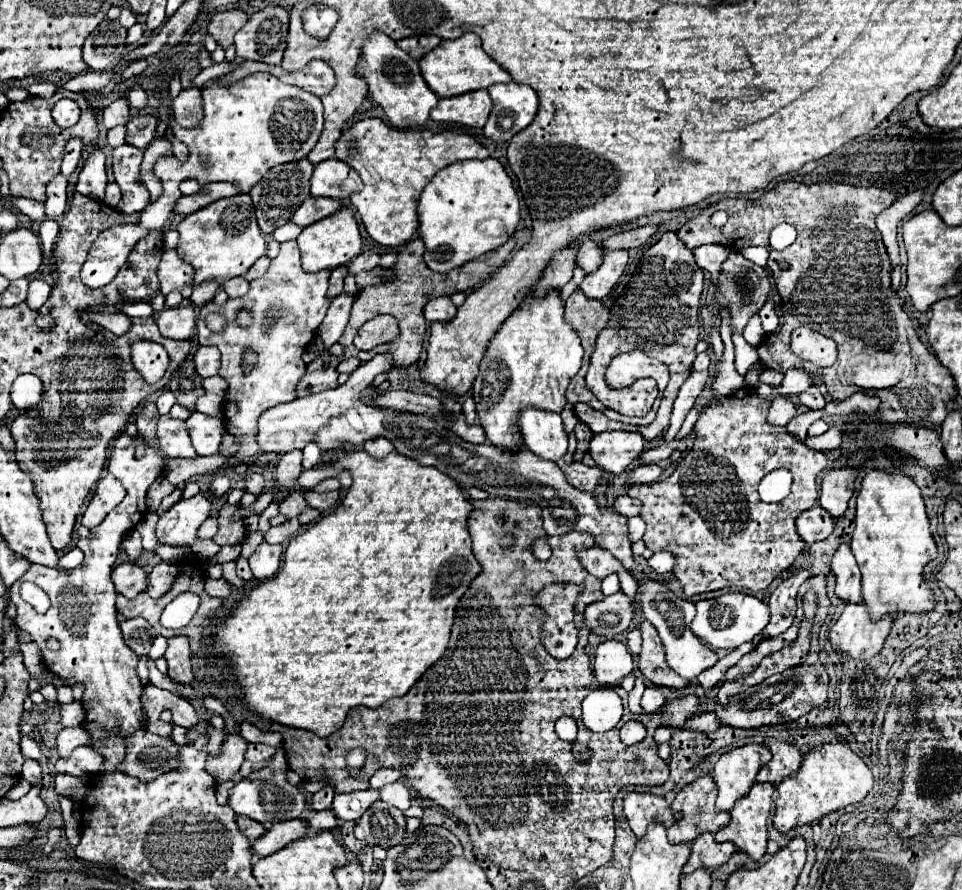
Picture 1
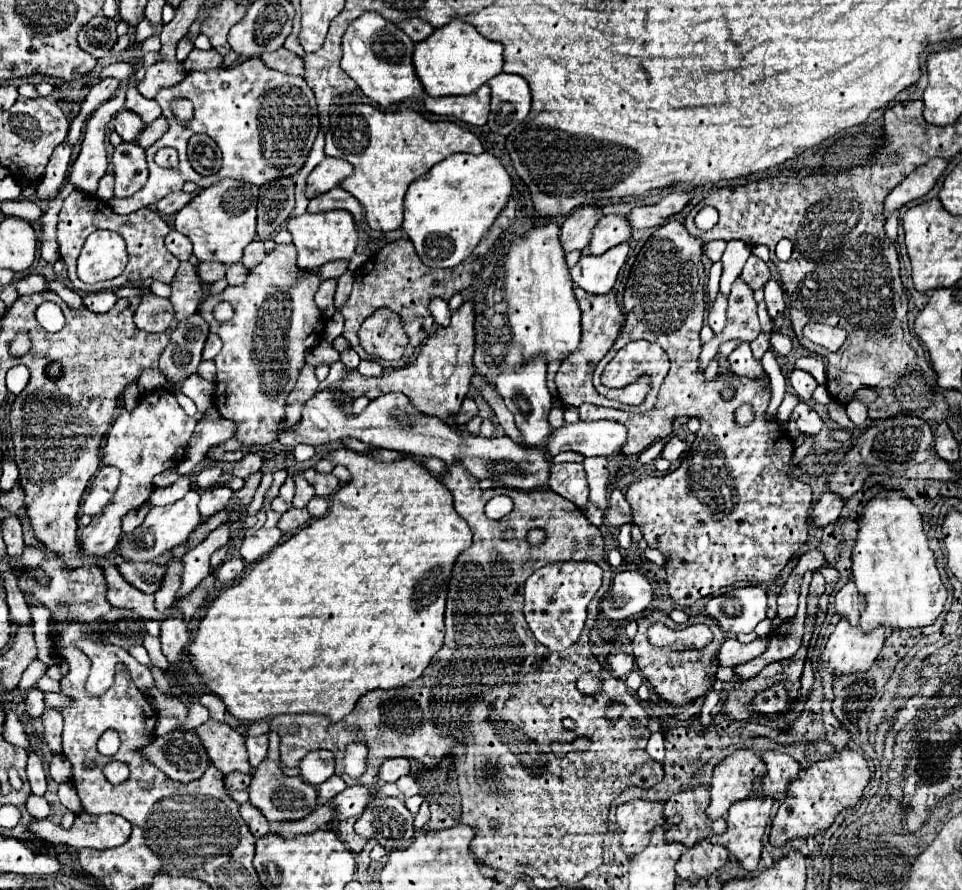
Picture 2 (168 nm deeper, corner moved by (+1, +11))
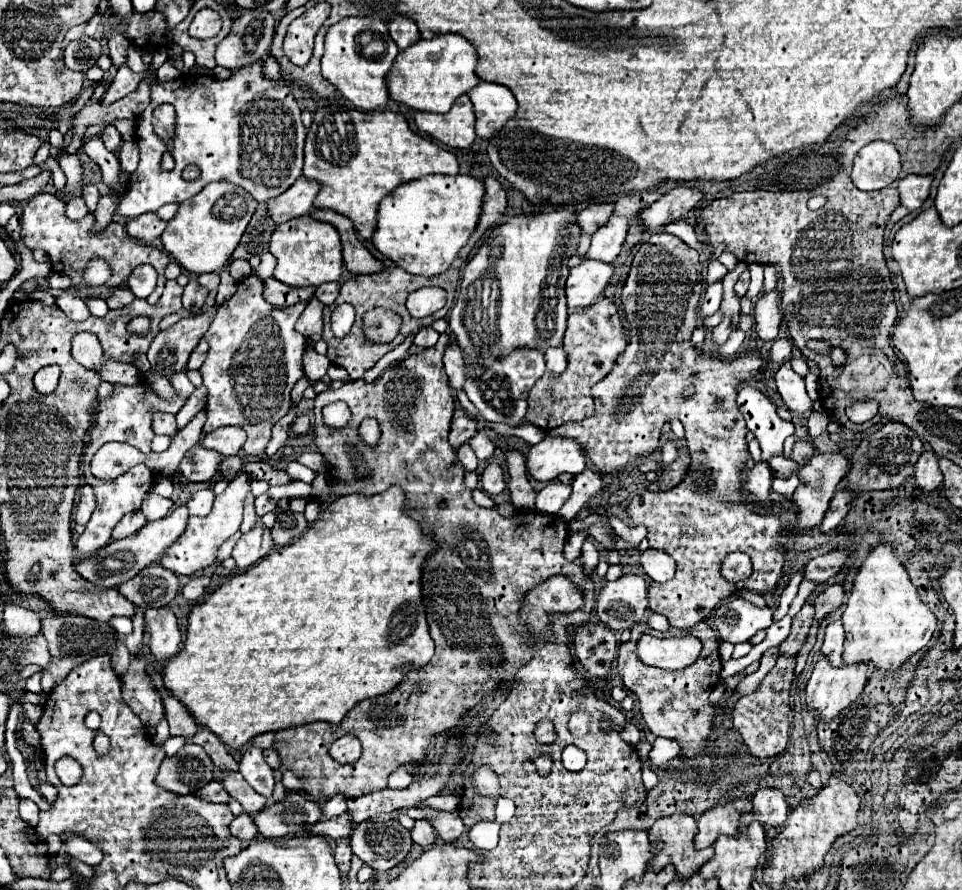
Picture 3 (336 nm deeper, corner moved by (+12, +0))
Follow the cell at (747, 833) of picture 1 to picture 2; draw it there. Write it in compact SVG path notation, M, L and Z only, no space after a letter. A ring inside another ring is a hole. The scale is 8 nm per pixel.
M755 796L735 802L727 814L727 832L721 836L711 836L709 840L727 848L745 870L753 872L761 858L761 840L771 816L771 806L771 798Z

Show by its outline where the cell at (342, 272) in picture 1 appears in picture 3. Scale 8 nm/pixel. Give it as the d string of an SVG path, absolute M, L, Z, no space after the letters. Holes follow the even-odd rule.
M316 297L310 299L296 323L296 331L300 331L310 345L322 339L322 309L324 305Z

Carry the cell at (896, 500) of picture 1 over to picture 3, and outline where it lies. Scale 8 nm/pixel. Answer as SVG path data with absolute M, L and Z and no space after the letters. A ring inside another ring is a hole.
M890 543L876 545L858 567L842 623L846 631L844 663L872 661L882 671L896 671L916 651L928 645L936 629L934 613L922 603L906 567L900 563L898 551Z

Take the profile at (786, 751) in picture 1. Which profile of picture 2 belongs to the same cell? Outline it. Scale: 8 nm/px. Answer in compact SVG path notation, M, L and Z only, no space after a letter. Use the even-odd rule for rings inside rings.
M767 750L761 760L767 766L767 774L759 780L761 784L761 794L771 796L771 798L785 798L787 786L797 778L799 774L799 764L795 762L793 756L783 754L783 752L773 752Z

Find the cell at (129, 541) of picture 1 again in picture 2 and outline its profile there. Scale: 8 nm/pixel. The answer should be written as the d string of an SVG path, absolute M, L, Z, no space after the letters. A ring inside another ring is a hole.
M145 502L141 508L137 508L133 512L127 512L123 516L123 532L133 532L137 526L141 526L145 516L147 516L147 512L149 512L149 508L151 508L151 504Z

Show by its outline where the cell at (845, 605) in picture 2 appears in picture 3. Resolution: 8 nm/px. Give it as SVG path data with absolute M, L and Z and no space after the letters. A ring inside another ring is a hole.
M832 619L826 627L826 637L820 649L832 665L840 665L842 663L842 651L844 651L844 627L840 619Z

